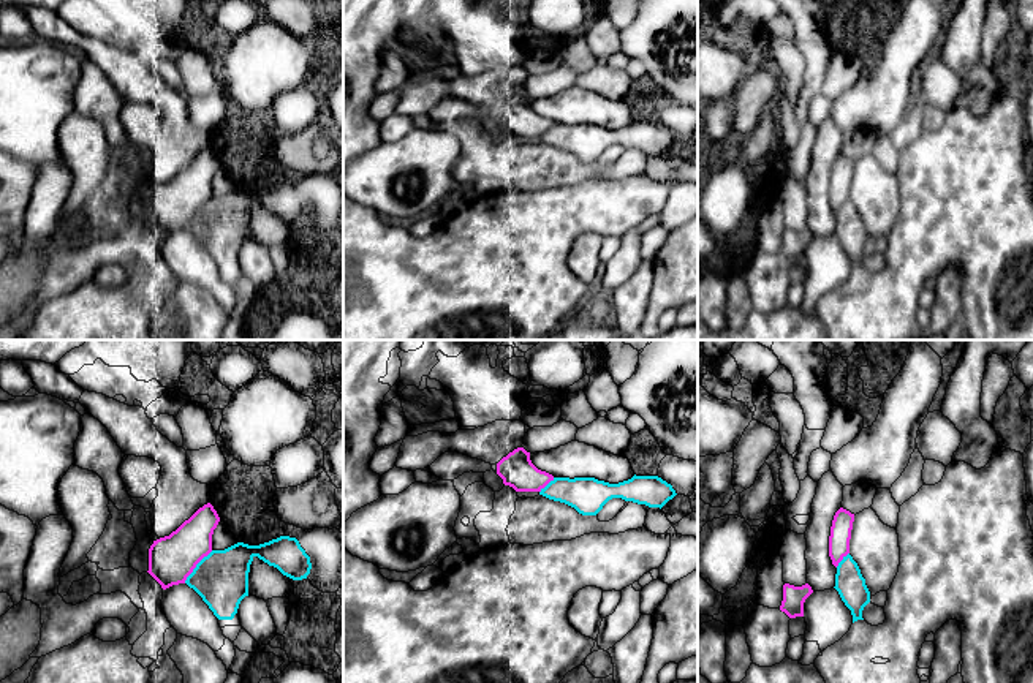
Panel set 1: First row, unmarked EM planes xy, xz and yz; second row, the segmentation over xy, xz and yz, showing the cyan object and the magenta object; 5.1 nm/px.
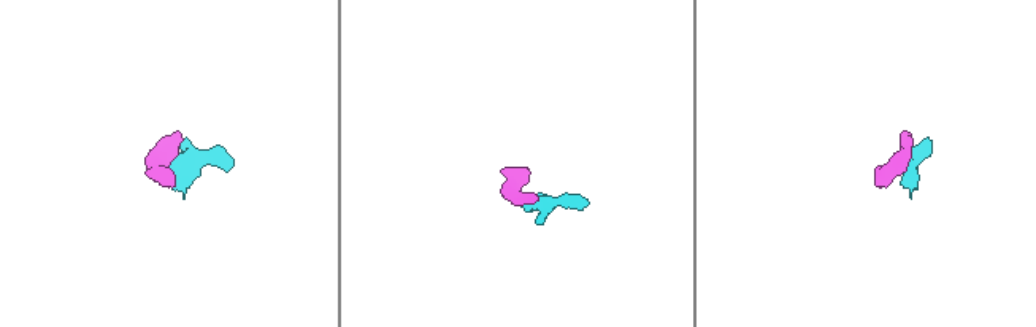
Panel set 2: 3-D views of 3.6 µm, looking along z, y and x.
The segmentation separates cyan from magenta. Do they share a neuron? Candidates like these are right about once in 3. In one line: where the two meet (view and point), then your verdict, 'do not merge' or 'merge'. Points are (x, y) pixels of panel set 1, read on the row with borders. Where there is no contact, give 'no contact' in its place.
meets cyan in xy at (196, 566); do not merge

